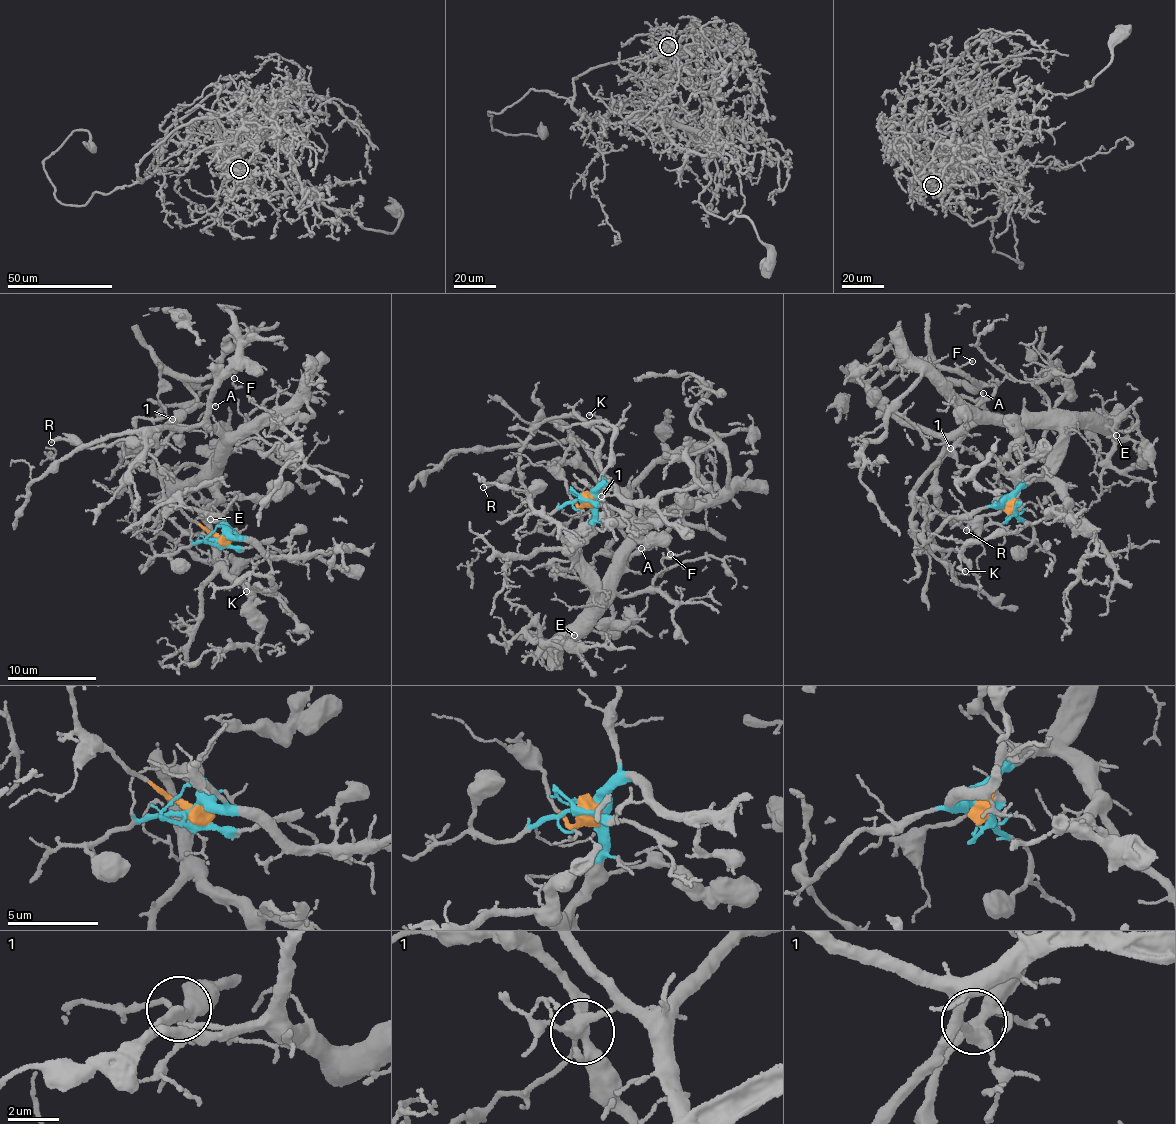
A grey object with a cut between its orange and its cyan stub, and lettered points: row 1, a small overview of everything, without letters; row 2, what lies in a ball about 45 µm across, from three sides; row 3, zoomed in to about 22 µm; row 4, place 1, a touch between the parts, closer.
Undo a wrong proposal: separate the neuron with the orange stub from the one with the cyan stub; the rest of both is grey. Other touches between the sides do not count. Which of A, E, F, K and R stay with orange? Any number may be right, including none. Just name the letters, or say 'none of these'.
A, F, R

